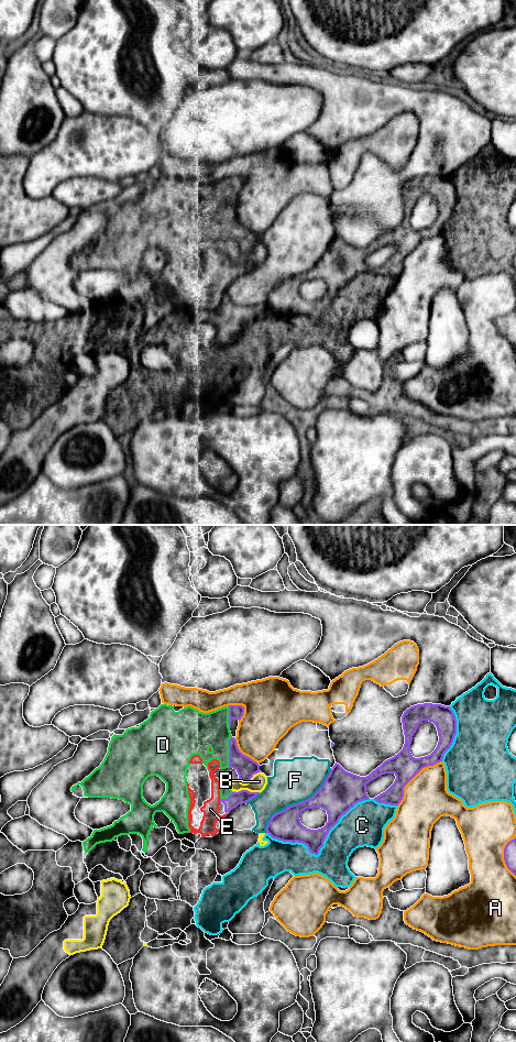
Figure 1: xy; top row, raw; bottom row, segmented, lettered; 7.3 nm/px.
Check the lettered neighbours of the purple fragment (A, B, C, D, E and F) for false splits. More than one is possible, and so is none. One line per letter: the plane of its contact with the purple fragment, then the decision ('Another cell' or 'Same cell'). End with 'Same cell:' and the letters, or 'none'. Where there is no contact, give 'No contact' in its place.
A: Touches purple in xy. Another cell
B: Touches purple in xy. Another cell
C: Touches purple in xy. Another cell
D: Touches purple in xy. Same cell
E: Touches purple in xy. Same cell
F: Touches purple in xy. Another cell
Same cell: D, E

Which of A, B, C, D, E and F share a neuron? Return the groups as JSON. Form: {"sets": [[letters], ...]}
{"sets": [["A", "B", "F"], ["C"], ["D", "E"]]}

